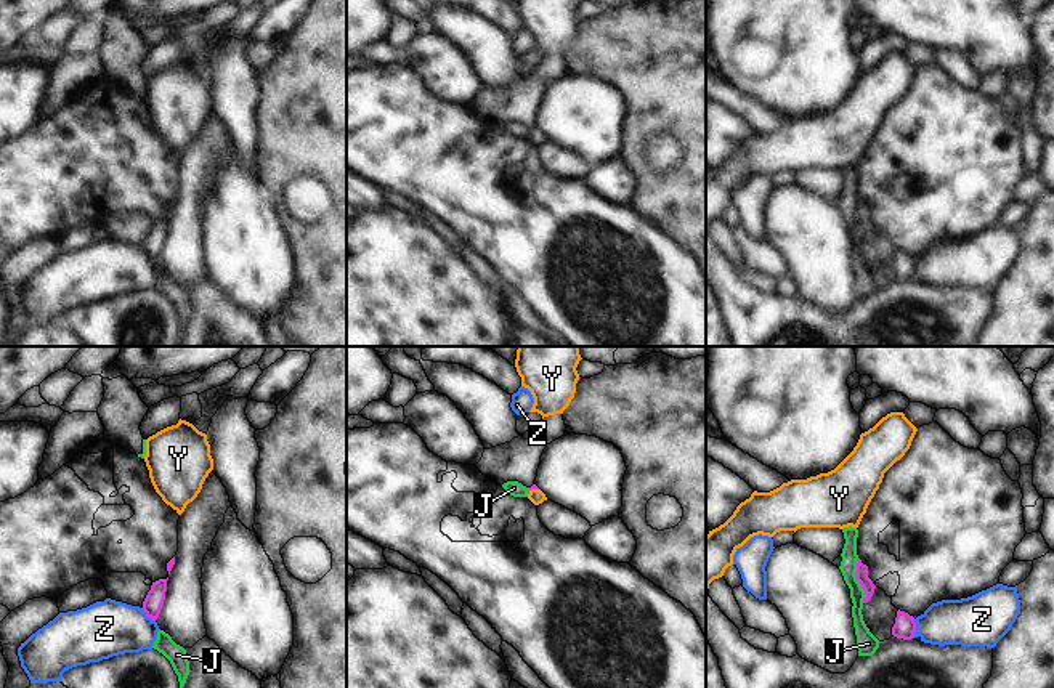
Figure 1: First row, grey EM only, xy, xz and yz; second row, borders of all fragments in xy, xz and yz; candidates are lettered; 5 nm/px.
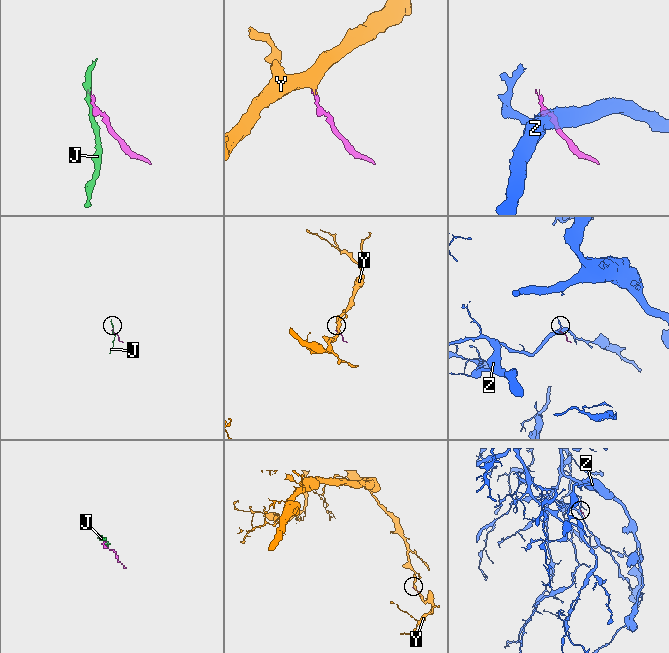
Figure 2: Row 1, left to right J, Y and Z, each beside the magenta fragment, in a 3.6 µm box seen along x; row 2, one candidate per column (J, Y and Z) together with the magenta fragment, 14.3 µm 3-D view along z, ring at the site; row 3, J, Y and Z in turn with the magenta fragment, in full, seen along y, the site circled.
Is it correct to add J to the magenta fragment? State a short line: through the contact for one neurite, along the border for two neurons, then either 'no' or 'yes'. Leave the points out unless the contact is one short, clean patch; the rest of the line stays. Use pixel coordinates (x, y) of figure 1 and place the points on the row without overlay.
line yz (857, 199), (855, 220), (865, 234), (863, 242); no

